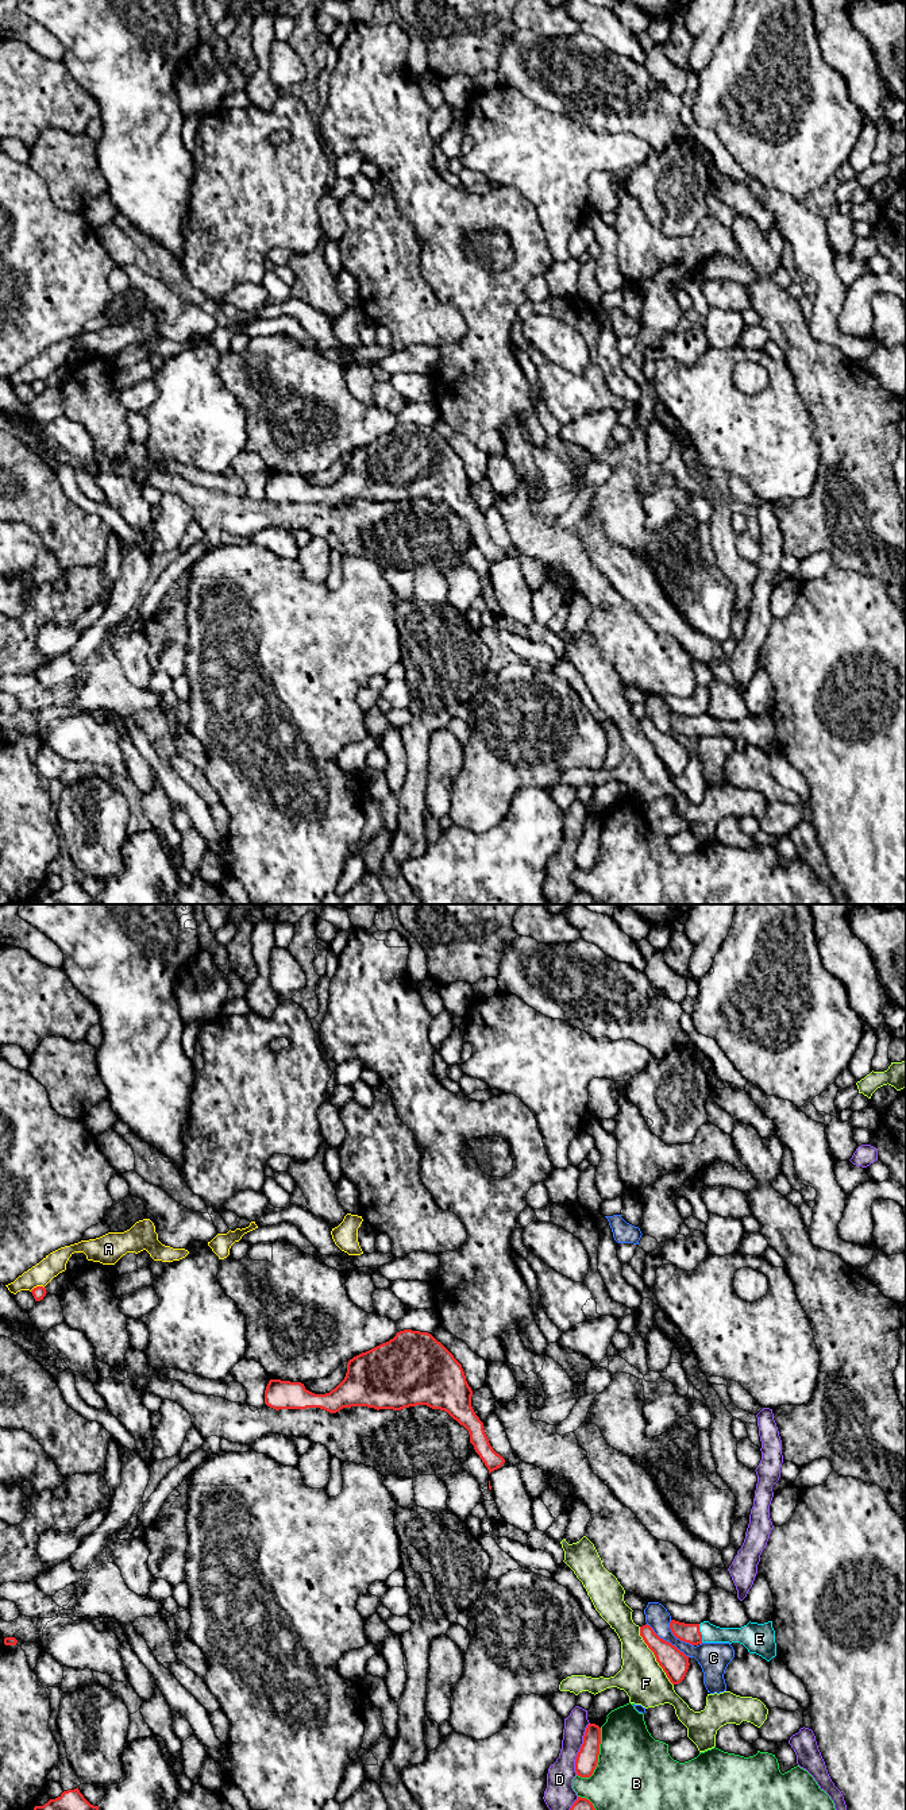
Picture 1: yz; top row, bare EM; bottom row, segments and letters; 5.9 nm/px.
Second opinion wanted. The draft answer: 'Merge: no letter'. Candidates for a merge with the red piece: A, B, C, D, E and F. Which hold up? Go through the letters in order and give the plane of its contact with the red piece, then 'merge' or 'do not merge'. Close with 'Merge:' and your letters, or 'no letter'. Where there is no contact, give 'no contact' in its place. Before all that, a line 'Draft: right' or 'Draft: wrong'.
Draft: wrong
A: contact in yz; do not merge
B: contact in yz; do not merge
C: contact in yz; do not merge
D: contact in yz; do not merge
E: contact in yz; merge
F: contact in yz; do not merge
Merge: E

